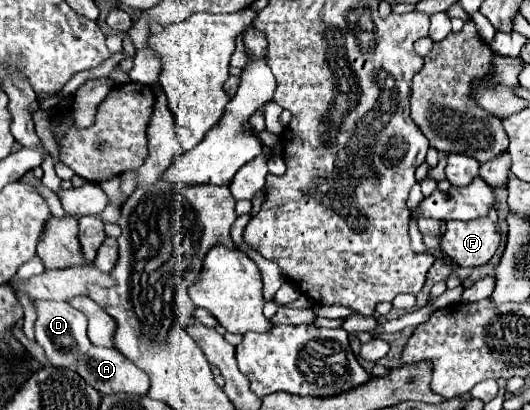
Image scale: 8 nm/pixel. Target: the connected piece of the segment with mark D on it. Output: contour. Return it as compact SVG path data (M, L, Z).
M36 301L36 341L38 345L44 349L46 359L54 365L54 367L64 367L64 369L76 369L76 361L92 347L88 335L86 335L86 327L88 327L88 319L74 309L70 303L62 303L62 301Z

